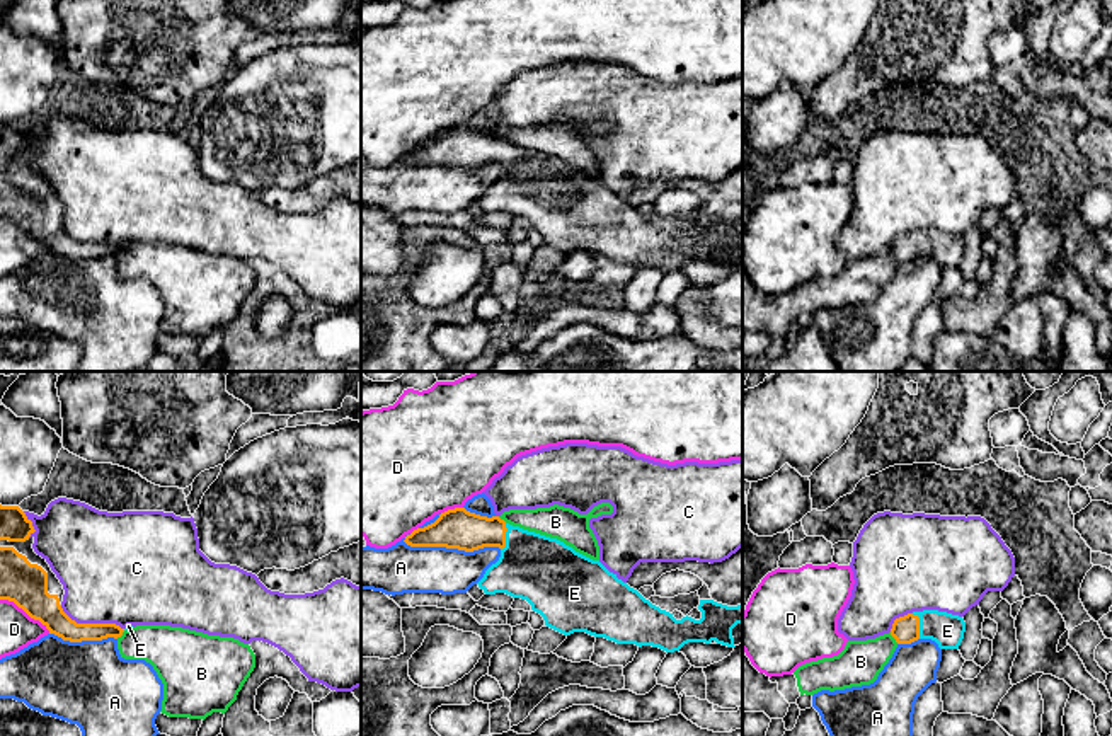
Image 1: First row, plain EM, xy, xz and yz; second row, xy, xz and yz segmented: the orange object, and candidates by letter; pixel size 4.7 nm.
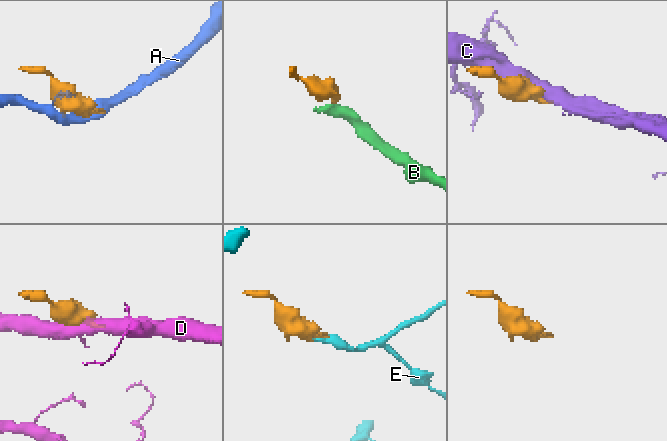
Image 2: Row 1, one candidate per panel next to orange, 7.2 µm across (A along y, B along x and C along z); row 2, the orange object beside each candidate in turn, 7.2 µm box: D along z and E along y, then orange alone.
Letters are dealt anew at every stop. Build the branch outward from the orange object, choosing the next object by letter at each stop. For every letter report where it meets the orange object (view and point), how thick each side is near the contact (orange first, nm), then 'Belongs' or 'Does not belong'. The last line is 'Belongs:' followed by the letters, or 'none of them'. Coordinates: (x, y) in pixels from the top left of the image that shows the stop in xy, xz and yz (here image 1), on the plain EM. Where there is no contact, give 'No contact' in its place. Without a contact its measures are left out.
A: Touches orange at xz (452, 166). Thickness 190 nm (orange) against 220 nm. Does not belong
B: Touches orange at yz (893, 254). Thickness 130 nm (orange) against 200 nm. Does not belong
C: Touches orange at xy (91, 242). Thickness 140 nm (orange) against 460 nm. Does not belong
D: Touches orange at xy (26, 230). Thickness 200 nm (orange) against 170 nm. Does not belong
E: Touches orange at yz (918, 242). Thickness 130 nm (orange) against 160 nm. Belongs
Belongs: E

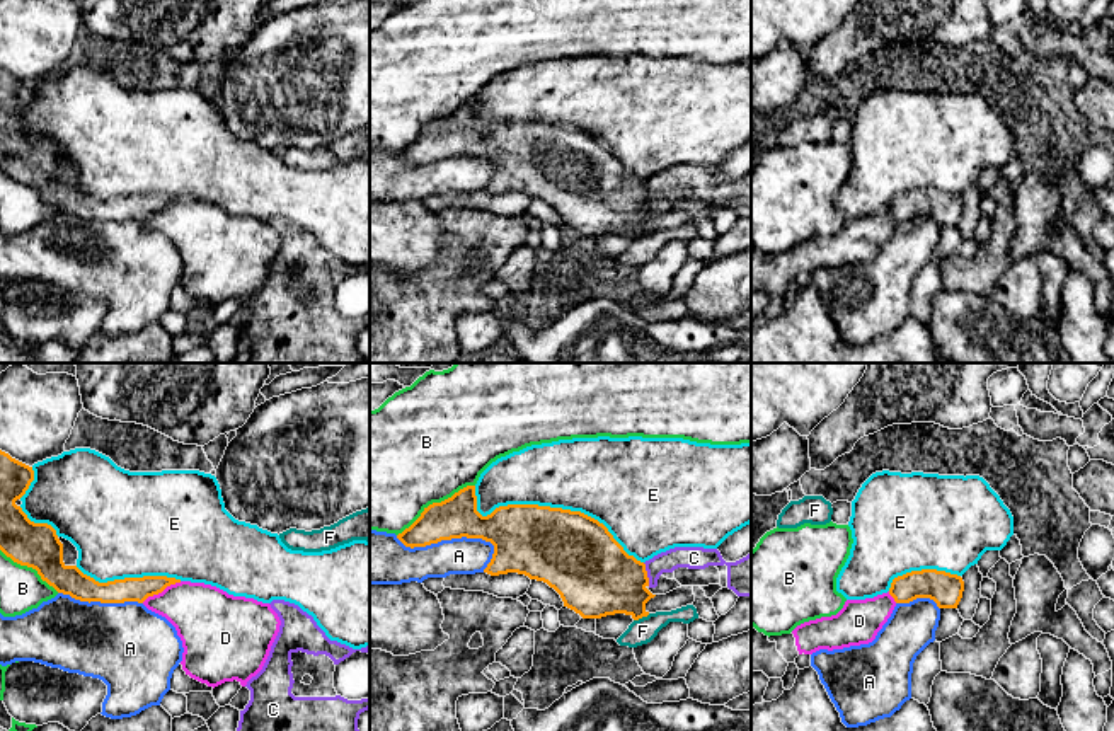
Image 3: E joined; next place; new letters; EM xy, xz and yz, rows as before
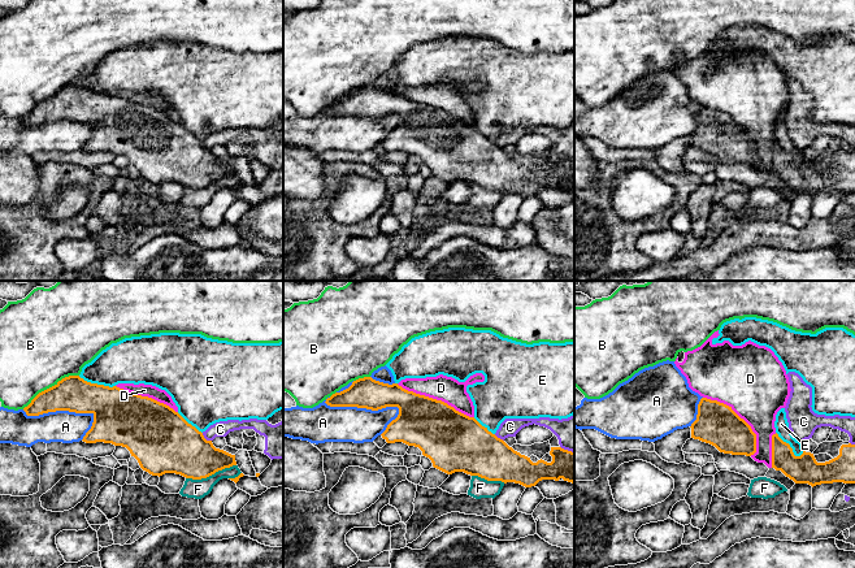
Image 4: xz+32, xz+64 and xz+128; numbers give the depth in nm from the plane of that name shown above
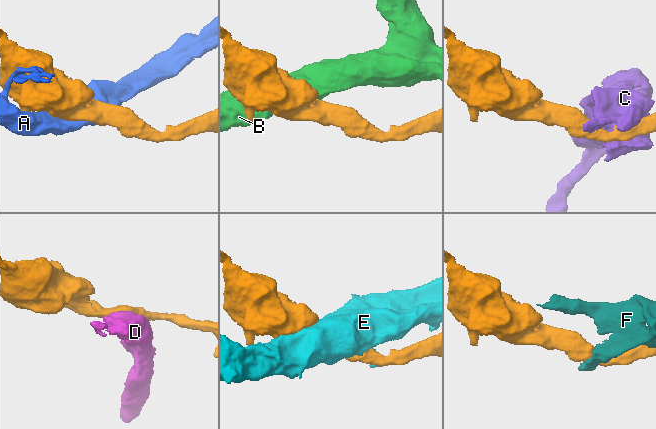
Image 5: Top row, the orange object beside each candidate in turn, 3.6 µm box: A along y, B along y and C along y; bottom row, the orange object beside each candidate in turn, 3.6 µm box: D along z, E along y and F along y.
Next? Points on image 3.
A: Touches orange at xz (448, 157). Thickness 200 nm (orange) against 180 nm. Does not belong
B: Touches orange at xz (435, 121). Thickness 200 nm (orange) against 500 nm. Does not belong
C: Touches orange at xz (646, 193). Thickness 380 nm (orange) against 110 nm. Does not belong
D: Touches orange at xy (160, 210). Thickness 110 nm (orange) against 300 nm. Does not belong
E: Touches orange at xz (549, 125). Thickness 380 nm (orange) against 360 nm. Does not belong
F: Touches orange at xz (641, 235). Thickness 340 nm (orange) against 120 nm. Does not belong
Belongs: none of them

